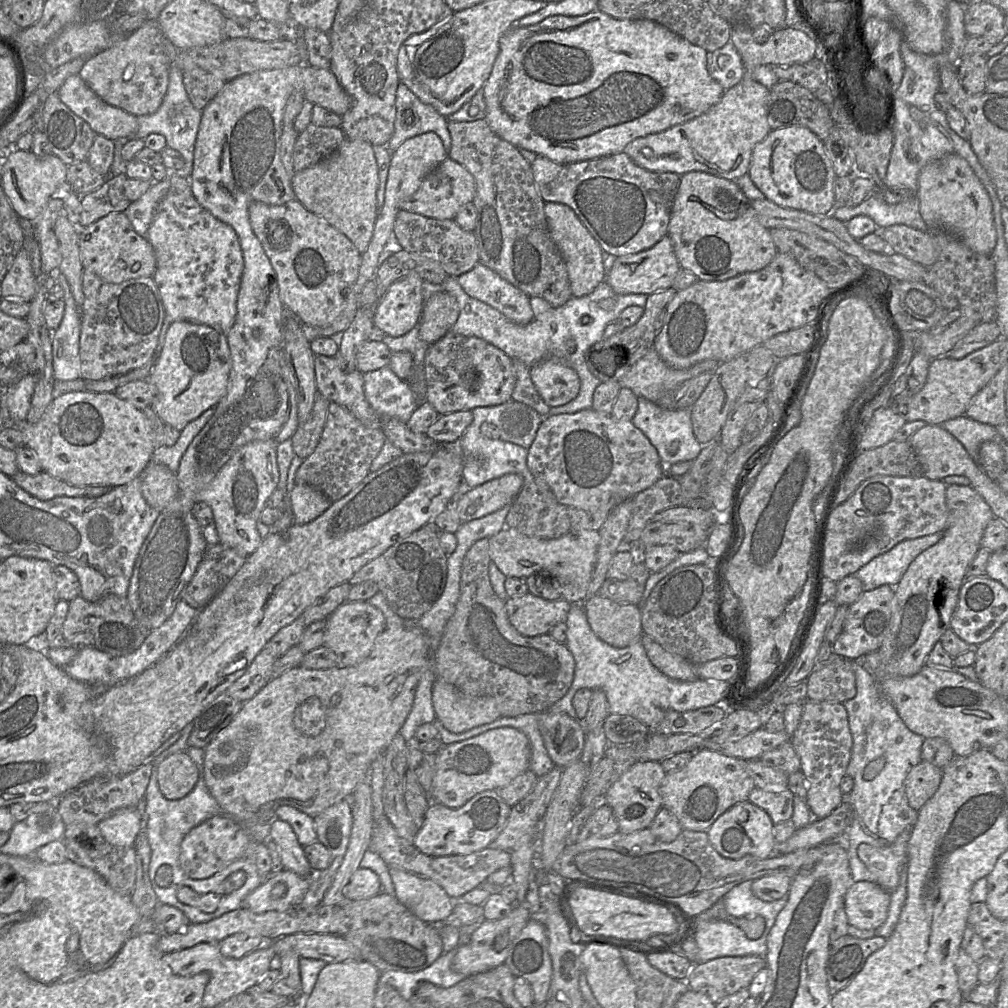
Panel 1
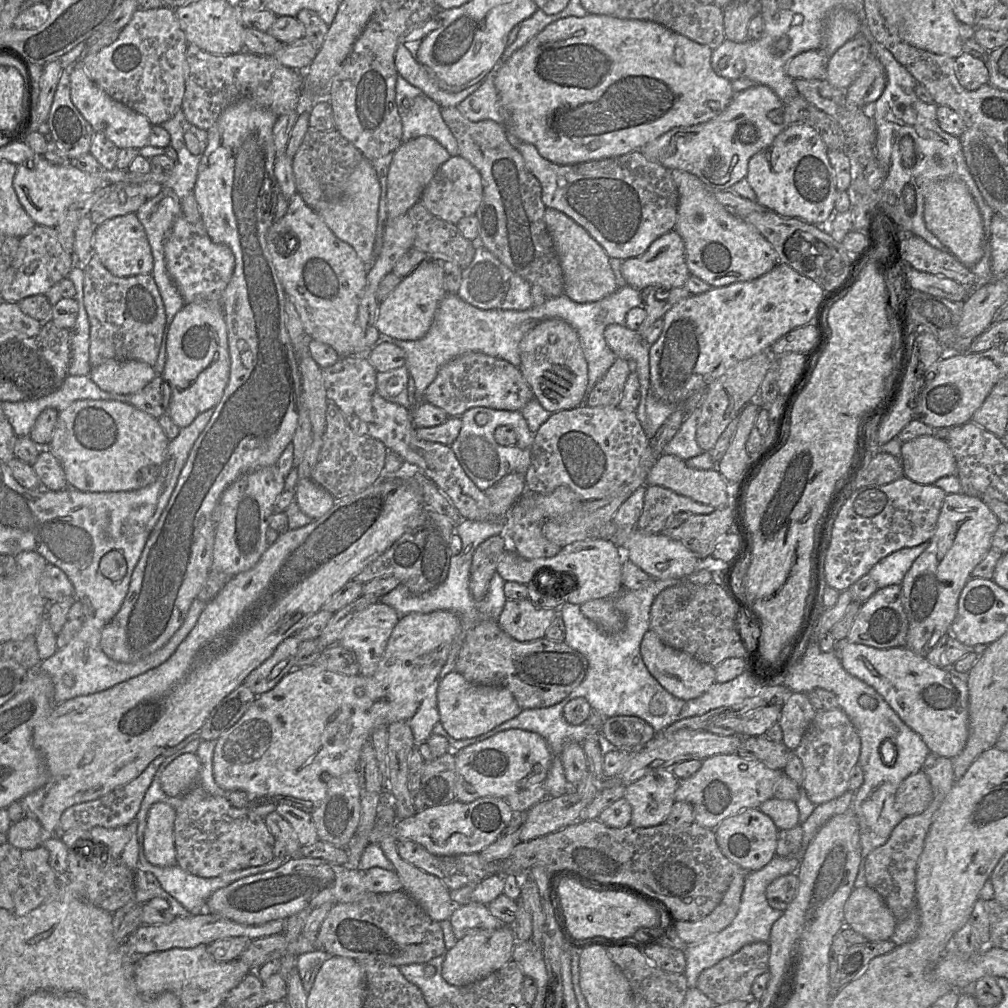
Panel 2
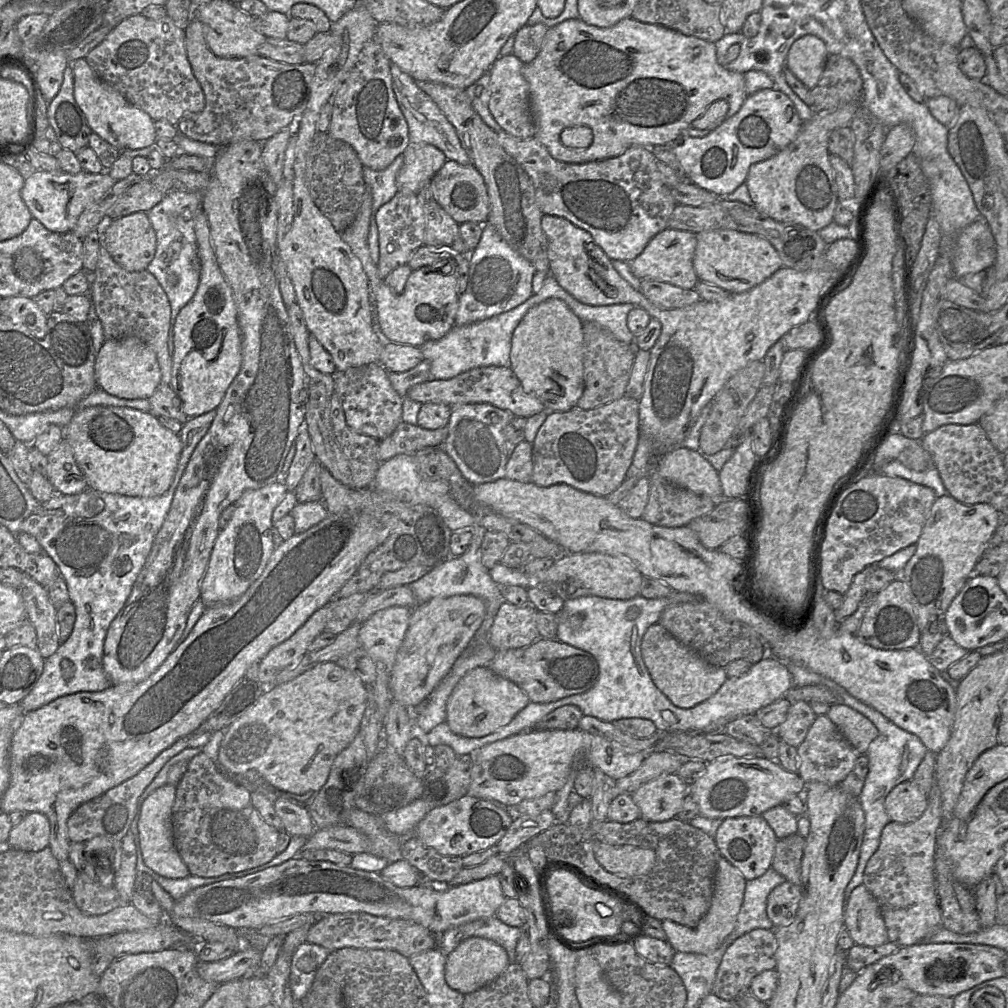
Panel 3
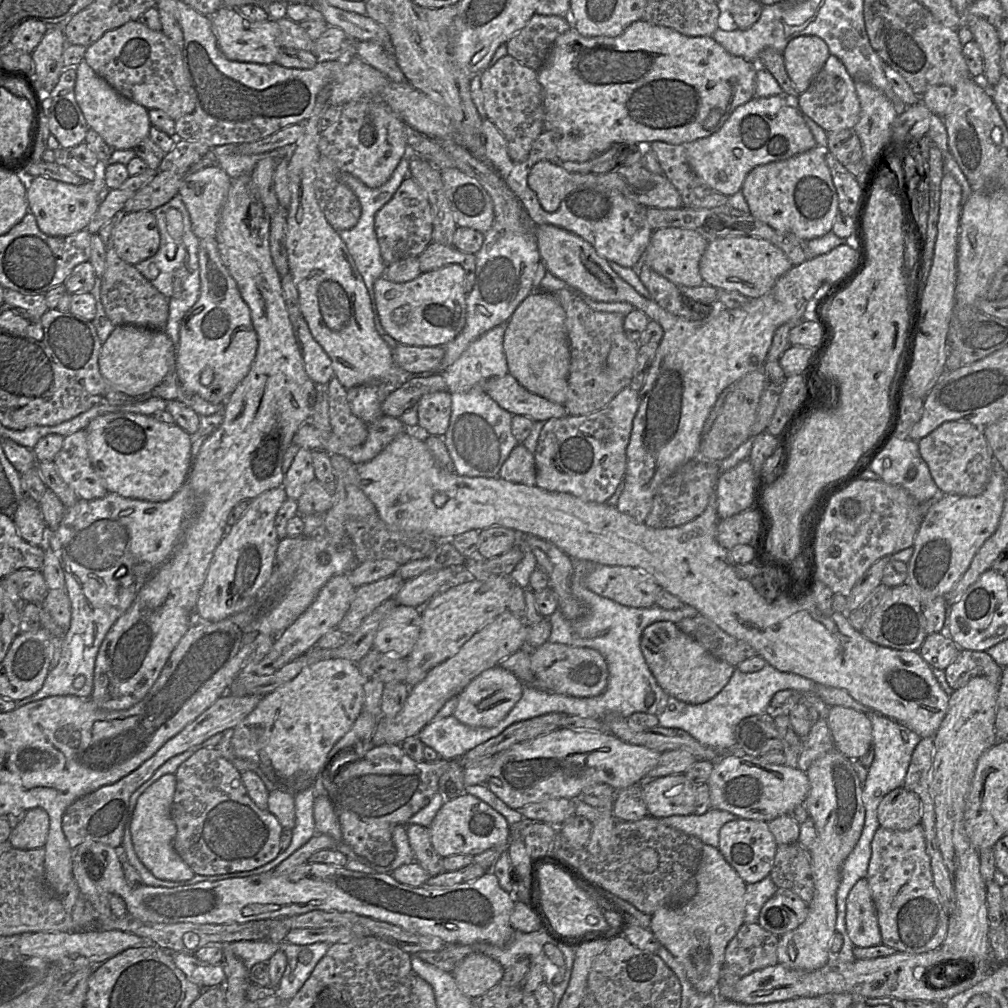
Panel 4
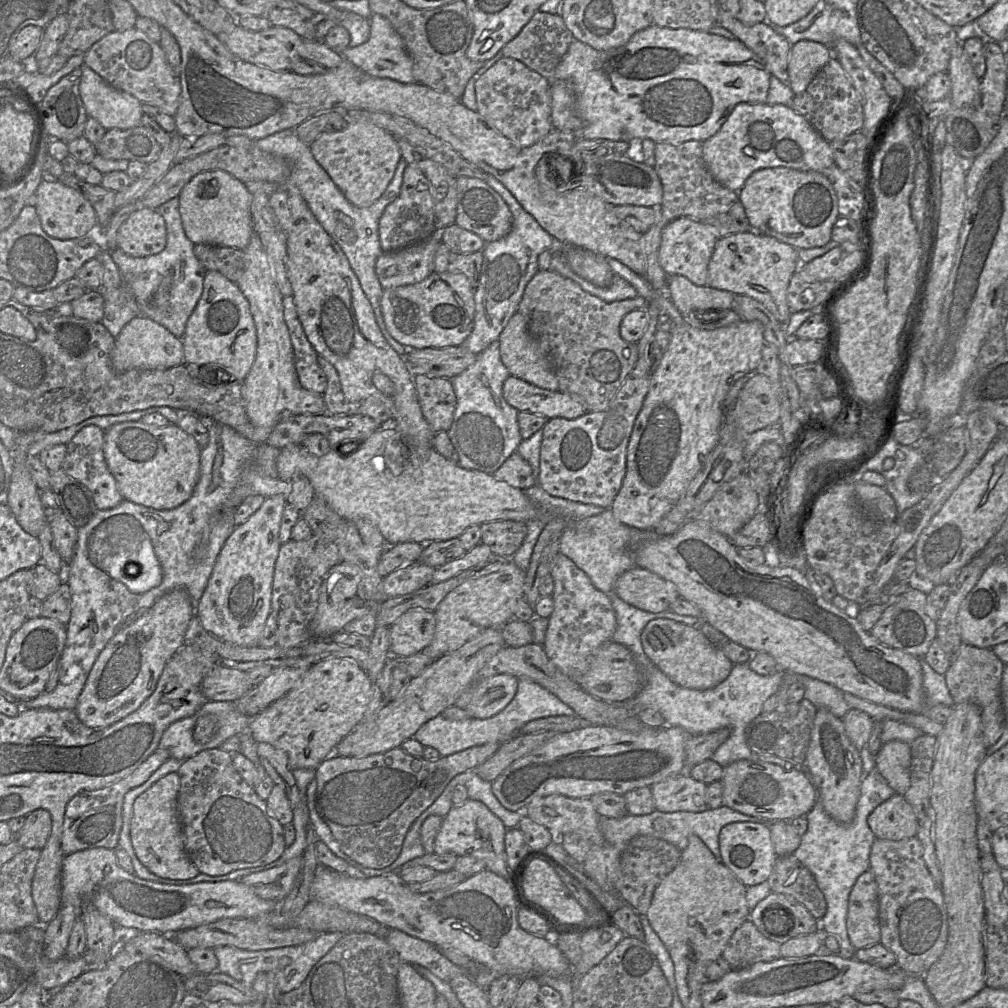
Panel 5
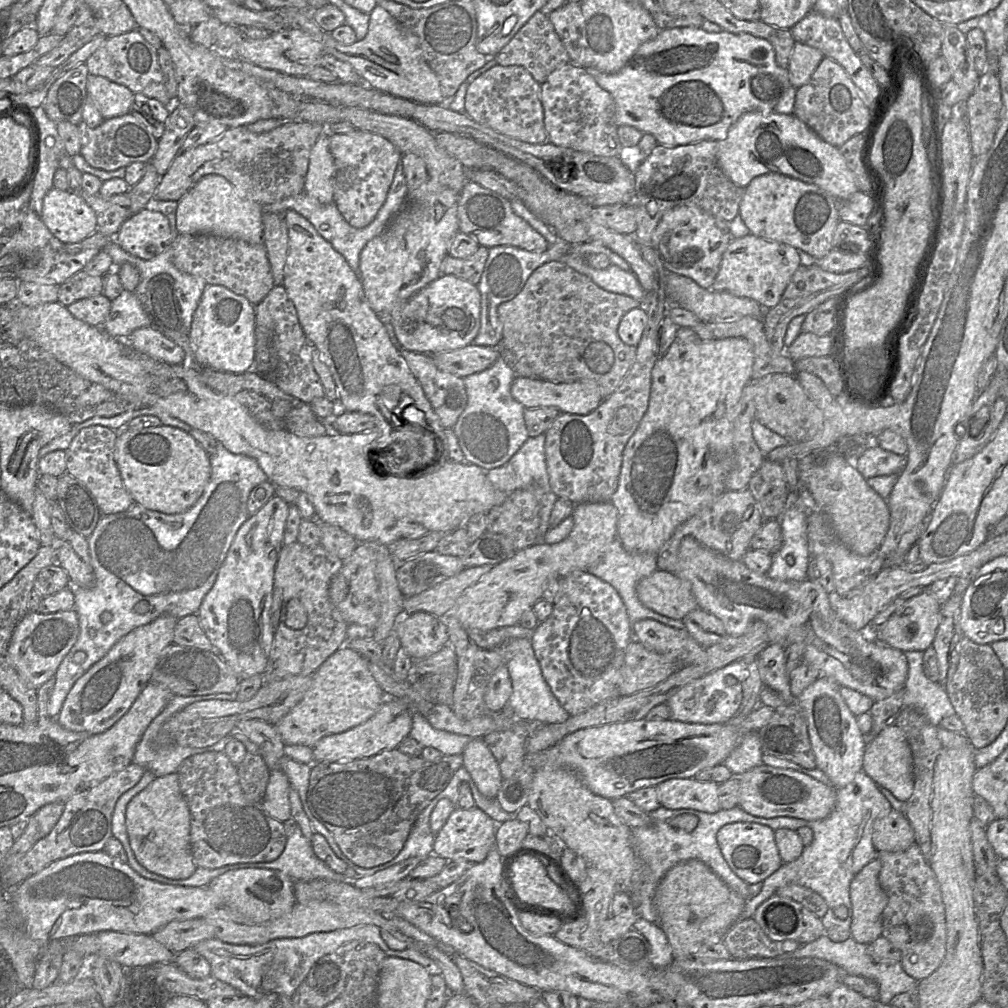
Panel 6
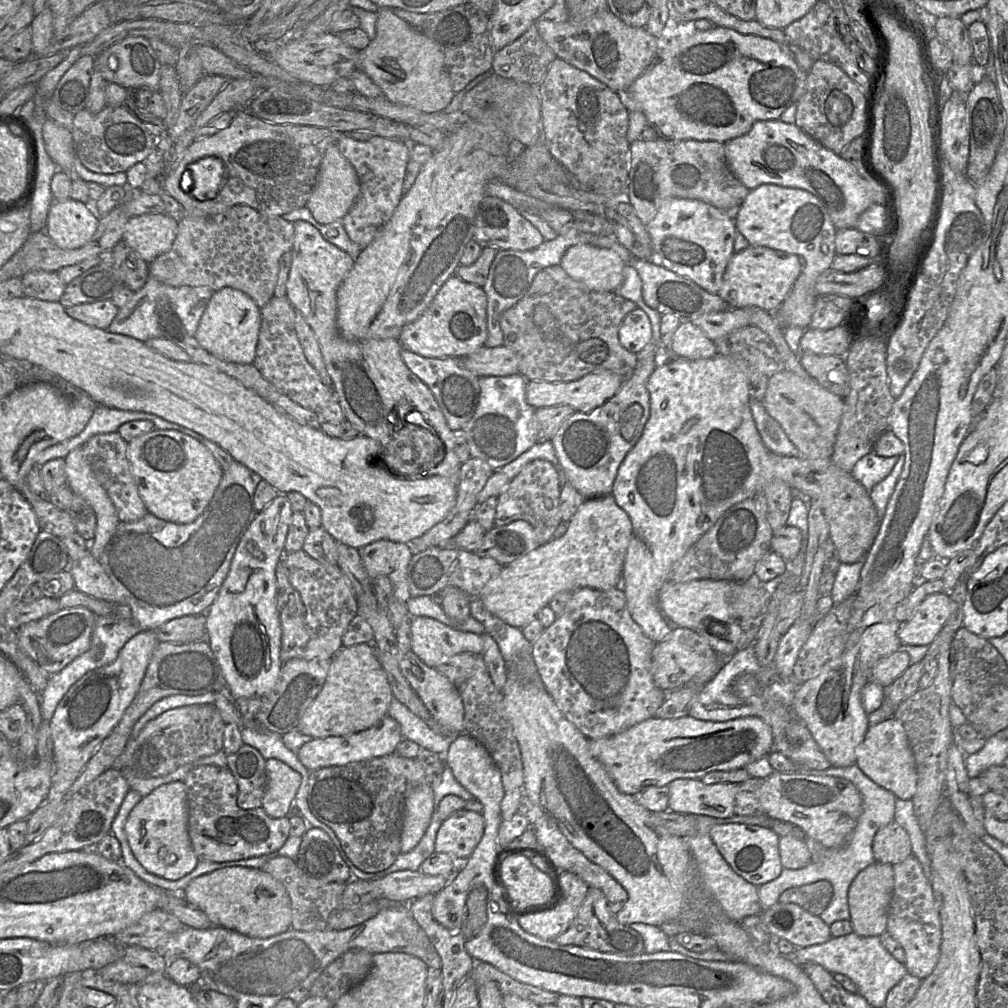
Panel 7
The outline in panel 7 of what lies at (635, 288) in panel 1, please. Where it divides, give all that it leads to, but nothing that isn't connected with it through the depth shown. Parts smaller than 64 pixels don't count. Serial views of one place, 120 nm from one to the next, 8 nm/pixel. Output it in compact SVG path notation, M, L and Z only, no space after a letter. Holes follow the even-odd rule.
M670 198L663 201L646 229L654 251L653 262L717 294L727 264L734 254L736 225L733 219L703 201Z

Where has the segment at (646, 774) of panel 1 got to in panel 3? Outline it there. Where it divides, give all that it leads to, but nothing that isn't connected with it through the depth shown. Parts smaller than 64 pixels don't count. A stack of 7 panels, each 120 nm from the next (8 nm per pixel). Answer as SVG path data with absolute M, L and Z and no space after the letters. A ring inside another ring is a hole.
M676 773L663 774L640 786L631 796L640 809L642 819L663 822L676 818L682 809L684 798L689 794L689 787Z

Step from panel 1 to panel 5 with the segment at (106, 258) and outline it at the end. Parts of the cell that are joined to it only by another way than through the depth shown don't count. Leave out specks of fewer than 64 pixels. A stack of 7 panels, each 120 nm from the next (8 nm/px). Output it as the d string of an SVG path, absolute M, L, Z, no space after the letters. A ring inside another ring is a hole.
M140 207L120 226L117 247L133 257L160 253L166 246L166 225L155 209Z

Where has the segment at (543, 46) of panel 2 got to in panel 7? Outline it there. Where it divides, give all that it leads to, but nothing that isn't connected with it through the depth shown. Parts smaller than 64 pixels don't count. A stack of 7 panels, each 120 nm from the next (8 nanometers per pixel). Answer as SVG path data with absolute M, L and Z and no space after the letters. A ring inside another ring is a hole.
M715 26L709 30L695 30L680 33L666 40L659 39L659 49L652 64L640 75L625 92L619 92L623 105L628 111L641 111L647 118L648 126L651 126L657 137L665 140L699 140L717 141L725 143L731 139L740 137L750 131L753 124L761 120L778 120L782 113L791 105L797 103L806 90L808 73L803 71L796 63L790 45L781 45L771 39L756 35L746 35L735 30Z

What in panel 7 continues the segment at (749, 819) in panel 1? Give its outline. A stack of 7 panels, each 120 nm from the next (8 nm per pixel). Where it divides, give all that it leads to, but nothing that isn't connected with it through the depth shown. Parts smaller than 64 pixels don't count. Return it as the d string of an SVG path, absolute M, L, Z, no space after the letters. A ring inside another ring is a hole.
M743 823L717 824L711 827L709 835L731 868L751 884L761 886L776 879L783 870L779 854L780 836L768 827Z

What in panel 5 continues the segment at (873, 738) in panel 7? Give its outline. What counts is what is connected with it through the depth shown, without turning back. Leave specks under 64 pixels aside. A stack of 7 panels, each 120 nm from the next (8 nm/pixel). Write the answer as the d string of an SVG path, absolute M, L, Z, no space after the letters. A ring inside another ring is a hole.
M892 740L881 745L874 766L895 793L904 795L910 786L910 745Z

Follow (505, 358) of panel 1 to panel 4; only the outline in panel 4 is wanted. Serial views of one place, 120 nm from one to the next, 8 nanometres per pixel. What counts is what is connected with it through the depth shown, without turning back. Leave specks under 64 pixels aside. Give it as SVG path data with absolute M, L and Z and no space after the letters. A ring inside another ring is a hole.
M441 373L412 377L388 394L381 405L382 413L399 418L404 411L414 407L424 394L444 390L447 386ZM509 373L488 379L484 384L484 390L500 407L512 415L527 416L535 422L545 422L550 418L568 415L564 405L528 391Z

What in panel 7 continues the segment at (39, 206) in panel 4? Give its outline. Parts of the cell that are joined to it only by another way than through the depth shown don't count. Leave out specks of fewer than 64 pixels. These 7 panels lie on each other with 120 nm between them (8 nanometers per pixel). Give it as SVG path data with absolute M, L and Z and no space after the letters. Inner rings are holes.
M53 201L45 232L61 249L72 250L86 245L95 234L100 217L92 206L75 201Z

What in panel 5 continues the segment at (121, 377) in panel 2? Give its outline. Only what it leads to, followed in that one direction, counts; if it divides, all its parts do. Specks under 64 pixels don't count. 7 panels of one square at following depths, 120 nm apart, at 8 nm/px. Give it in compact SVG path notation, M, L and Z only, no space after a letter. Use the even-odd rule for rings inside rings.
M138 315L129 321L115 338L111 354L114 370L123 373L132 369L160 370L184 364L184 347L181 338L175 337L154 320Z

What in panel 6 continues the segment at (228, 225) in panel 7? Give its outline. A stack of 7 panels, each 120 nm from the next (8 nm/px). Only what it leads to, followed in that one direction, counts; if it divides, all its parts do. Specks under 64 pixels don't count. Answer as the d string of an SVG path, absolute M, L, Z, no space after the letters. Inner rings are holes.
M178 234L173 241L174 266L185 273L199 276L206 284L220 285L244 296L258 305L274 286L267 252L263 243L249 244L243 240L207 234Z

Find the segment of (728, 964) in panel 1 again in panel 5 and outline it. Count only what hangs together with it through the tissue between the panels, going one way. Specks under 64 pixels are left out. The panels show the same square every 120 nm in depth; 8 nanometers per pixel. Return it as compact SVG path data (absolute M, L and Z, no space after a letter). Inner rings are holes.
M747 919L735 930L722 956L731 969L743 969L757 962L771 962L781 958L780 947L780 943L764 936Z

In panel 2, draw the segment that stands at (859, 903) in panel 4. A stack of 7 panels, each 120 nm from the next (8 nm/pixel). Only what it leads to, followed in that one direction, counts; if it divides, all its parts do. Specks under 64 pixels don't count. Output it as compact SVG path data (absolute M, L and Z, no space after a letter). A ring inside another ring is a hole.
M863 885L854 887L844 906L844 926L849 926L867 941L889 940L897 920L881 895Z

